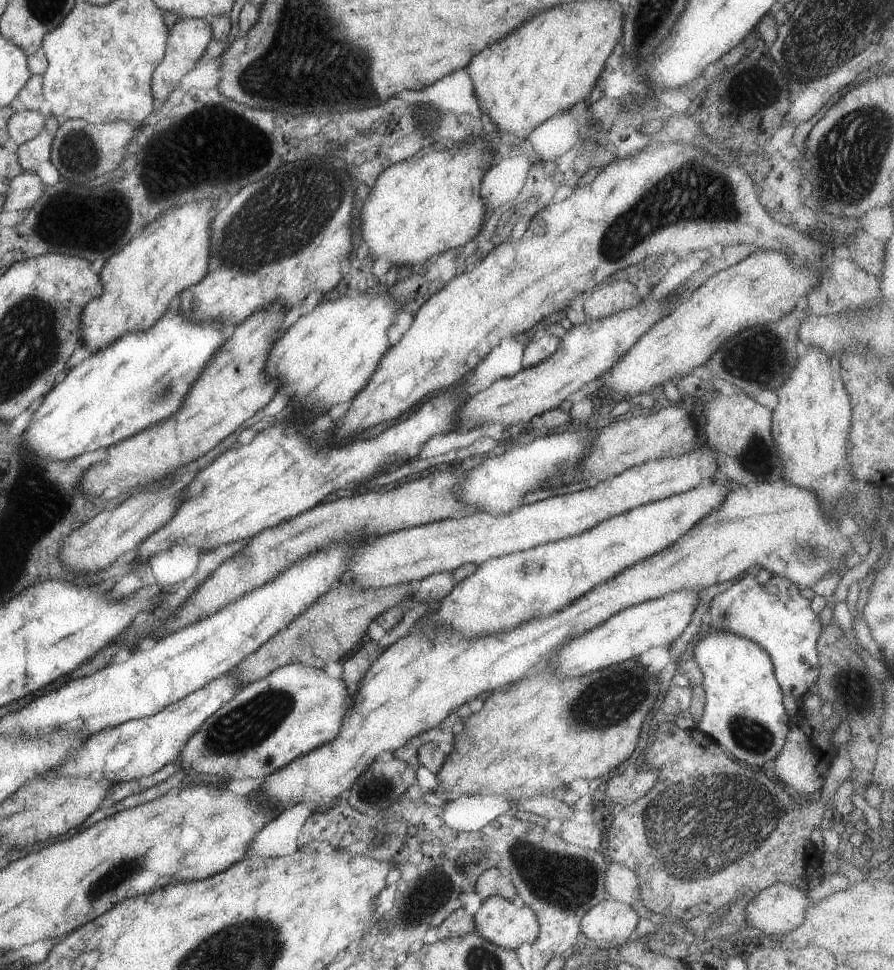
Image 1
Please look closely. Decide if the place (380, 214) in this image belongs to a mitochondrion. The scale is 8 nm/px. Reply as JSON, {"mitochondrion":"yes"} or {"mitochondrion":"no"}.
{"mitochondrion":"no"}

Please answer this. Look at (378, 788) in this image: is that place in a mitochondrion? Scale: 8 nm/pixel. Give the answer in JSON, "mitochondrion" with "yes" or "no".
{"mitochondrion":"yes"}

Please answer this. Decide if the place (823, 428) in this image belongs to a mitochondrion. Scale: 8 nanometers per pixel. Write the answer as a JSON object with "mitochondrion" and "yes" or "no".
{"mitochondrion":"no"}

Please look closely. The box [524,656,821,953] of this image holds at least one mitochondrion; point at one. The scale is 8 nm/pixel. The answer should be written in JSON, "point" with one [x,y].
{"point":[710,819]}

